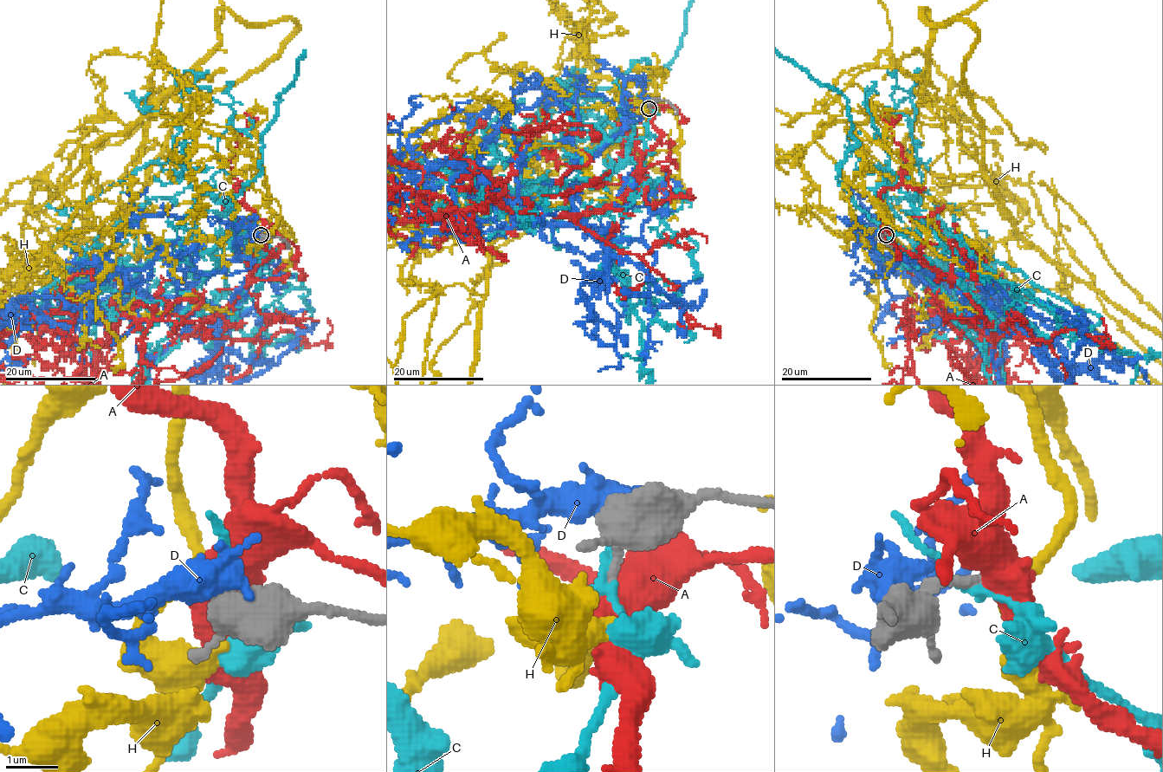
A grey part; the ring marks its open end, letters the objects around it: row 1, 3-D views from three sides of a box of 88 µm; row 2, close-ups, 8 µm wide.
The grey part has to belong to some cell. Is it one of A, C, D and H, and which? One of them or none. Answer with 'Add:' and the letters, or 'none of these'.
Add: H

